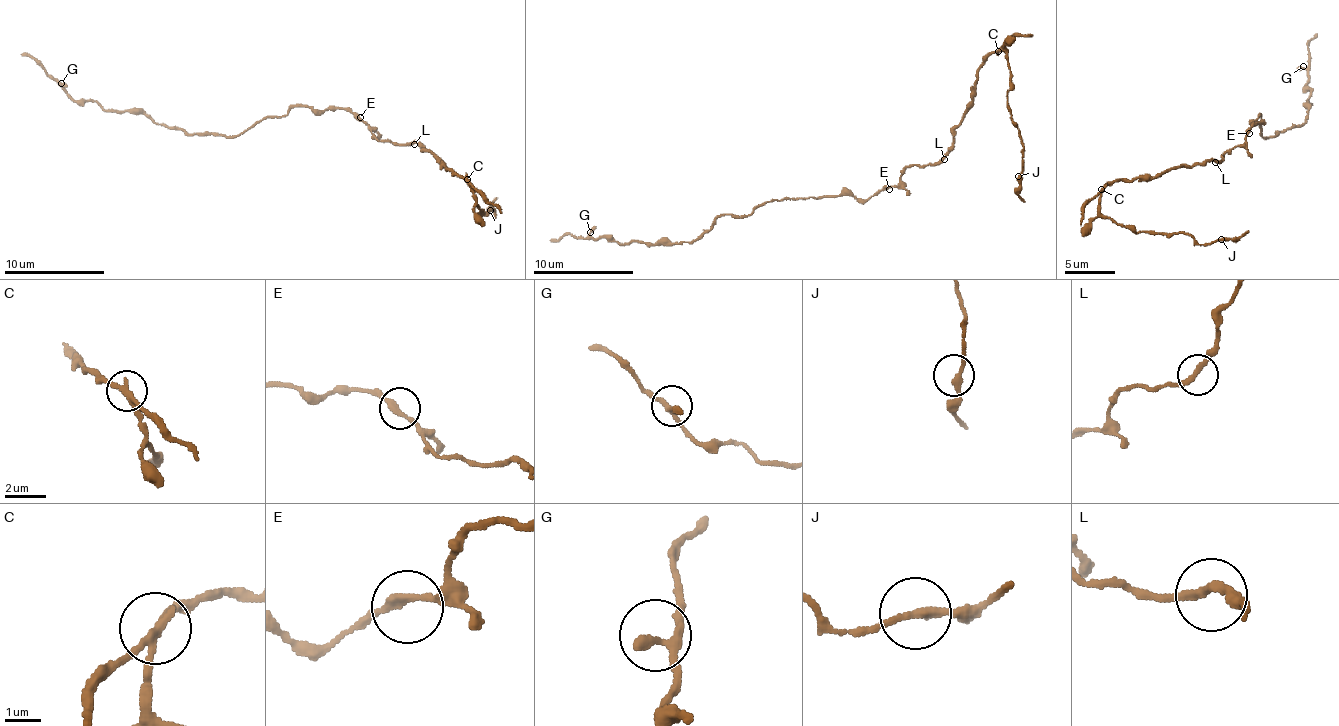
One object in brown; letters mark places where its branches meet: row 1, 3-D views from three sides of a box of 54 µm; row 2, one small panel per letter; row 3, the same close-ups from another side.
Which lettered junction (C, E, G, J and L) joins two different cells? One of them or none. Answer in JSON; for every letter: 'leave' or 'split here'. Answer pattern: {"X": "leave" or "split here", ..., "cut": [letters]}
{"C": "split here", "E": "leave", "G": "leave", "J": "leave", "L": "leave", "cut": ["C"]}

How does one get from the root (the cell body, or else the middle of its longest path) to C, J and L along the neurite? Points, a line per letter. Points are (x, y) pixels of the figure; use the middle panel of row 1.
C: (886, 186), (898, 183), (908, 166), (933, 164), (949, 149), (954, 127), (968, 106), (976, 69), (998, 50)
J: (886, 186), (949, 149), (976, 69), (998, 50), (1023, 146), (1018, 176)
L: (886, 186), (894, 187), (898, 183), (901, 173), (908, 166), (938, 164), (944, 159)

